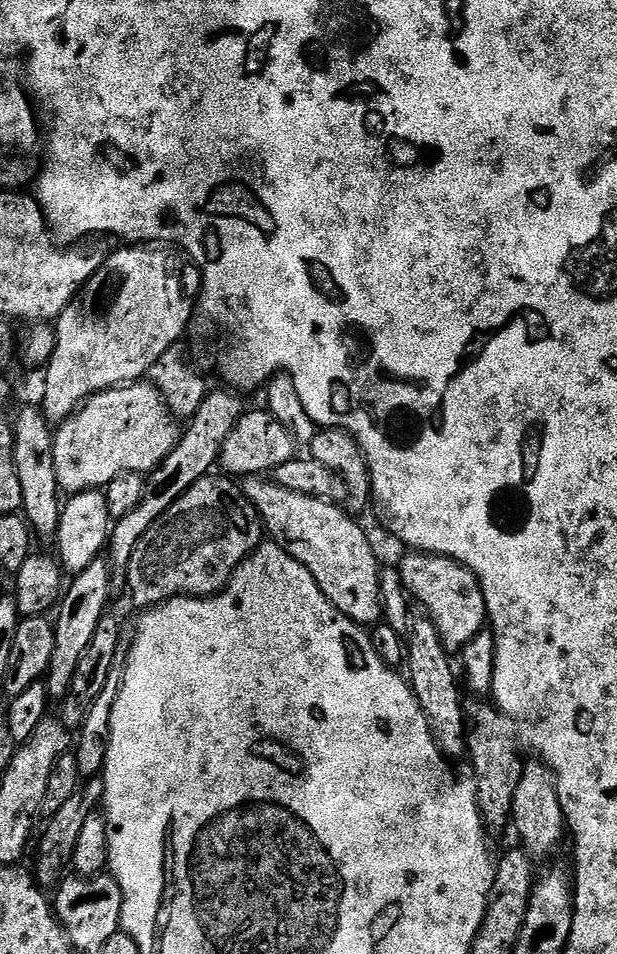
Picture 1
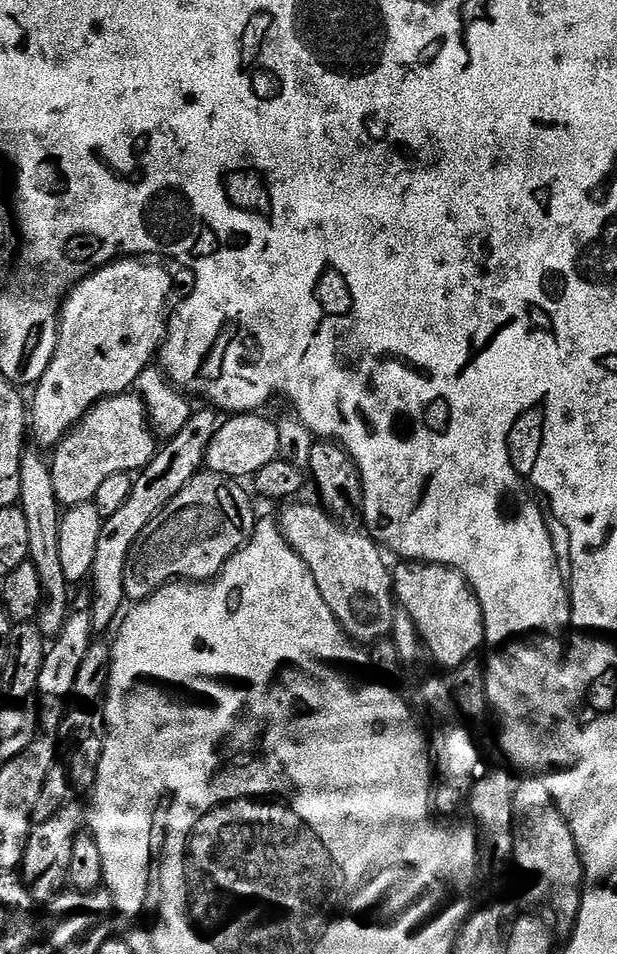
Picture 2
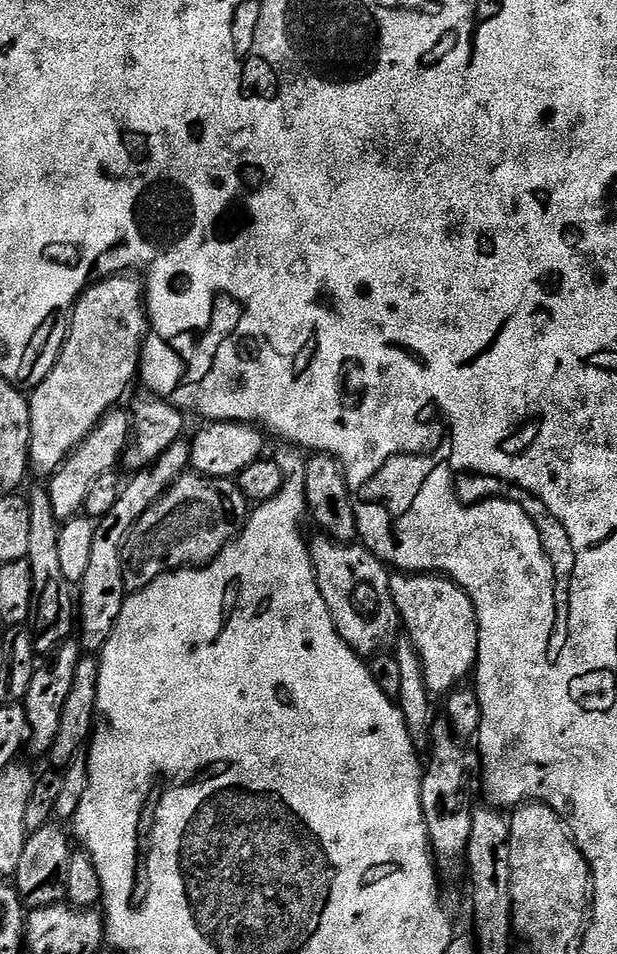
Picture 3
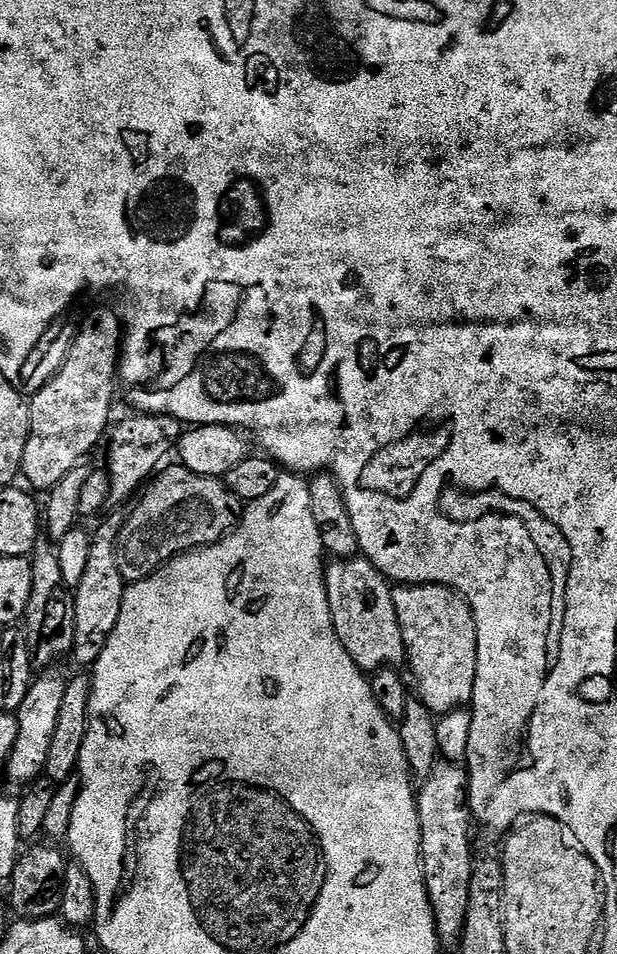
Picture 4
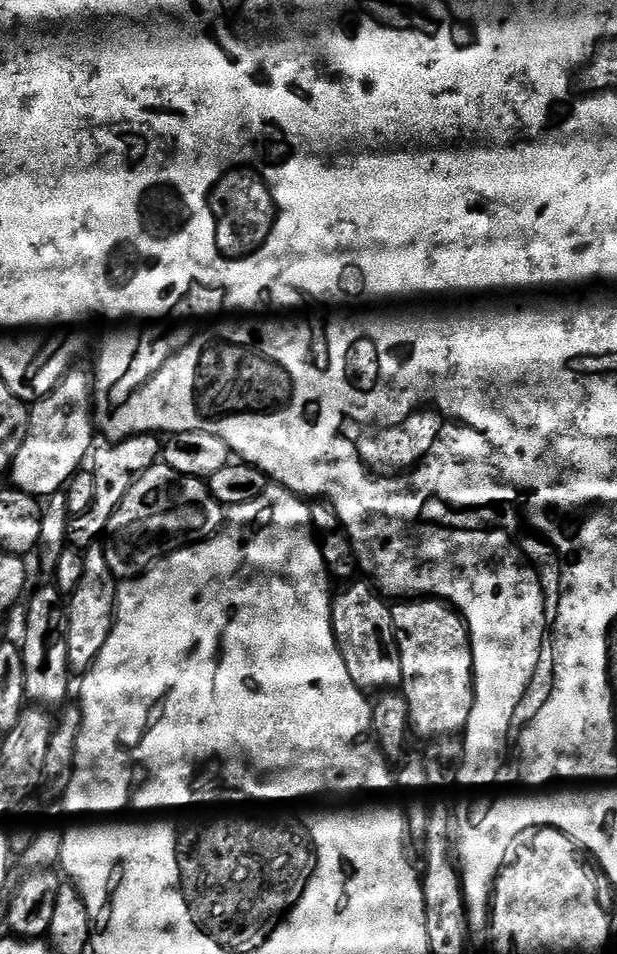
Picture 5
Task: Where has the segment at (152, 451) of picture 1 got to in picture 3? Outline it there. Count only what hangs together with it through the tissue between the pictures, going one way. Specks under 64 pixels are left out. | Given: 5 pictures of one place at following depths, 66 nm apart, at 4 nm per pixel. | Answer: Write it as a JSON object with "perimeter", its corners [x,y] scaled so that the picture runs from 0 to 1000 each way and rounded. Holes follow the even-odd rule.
{"perimeter":[[[183,430],[173,436],[167,436],[162,445],[117,473],[104,487],[86,495],[76,504],[81,530],[88,530],[88,539],[99,547],[115,545],[125,540],[135,534],[136,523],[146,515],[146,508],[167,495],[183,494],[196,485],[198,475],[211,464],[211,436],[206,431],[194,431]]]}

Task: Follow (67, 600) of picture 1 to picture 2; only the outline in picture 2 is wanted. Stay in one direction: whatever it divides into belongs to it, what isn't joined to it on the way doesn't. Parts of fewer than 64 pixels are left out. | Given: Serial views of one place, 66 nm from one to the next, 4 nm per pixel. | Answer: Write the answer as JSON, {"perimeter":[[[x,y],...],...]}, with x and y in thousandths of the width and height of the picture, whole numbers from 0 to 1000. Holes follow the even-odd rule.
{"perimeter":[[[122,626],[120,636],[112,640],[107,652],[92,667],[73,678],[71,693],[68,702],[62,702],[62,715],[58,716],[58,725],[65,730],[62,745],[65,747],[65,763],[73,768],[96,768],[104,752],[113,741],[112,735],[117,733],[120,723],[120,711],[126,711],[126,701],[133,698],[133,690],[139,690],[139,681],[152,673],[152,664],[149,661],[149,626]]]}

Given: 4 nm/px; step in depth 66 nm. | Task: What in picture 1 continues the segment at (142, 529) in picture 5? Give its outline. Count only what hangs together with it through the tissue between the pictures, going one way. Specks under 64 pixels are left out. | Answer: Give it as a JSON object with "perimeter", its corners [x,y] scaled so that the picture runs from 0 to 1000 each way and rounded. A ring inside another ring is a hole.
{"perimeter":[[[339,497],[329,499],[321,505],[314,505],[314,509],[308,509],[308,514],[301,514],[301,518],[295,518],[295,522],[288,522],[288,526],[282,526],[282,530],[276,530],[276,535],[269,535],[269,539],[263,539],[263,543],[256,543],[250,547],[250,551],[243,551],[243,556],[237,556],[237,560],[230,560],[230,564],[224,564],[224,568],[217,572],[217,581],[211,581],[204,621],[214,624],[216,631],[227,636],[227,639],[250,637],[254,633],[267,633],[285,625],[323,625],[326,627],[348,625],[368,612],[370,607],[381,602],[382,594],[421,573],[425,569],[425,563],[421,563],[421,558],[425,562],[421,538],[402,525],[402,521],[395,519],[391,508],[381,502],[371,501],[363,497],[350,498]]]}

